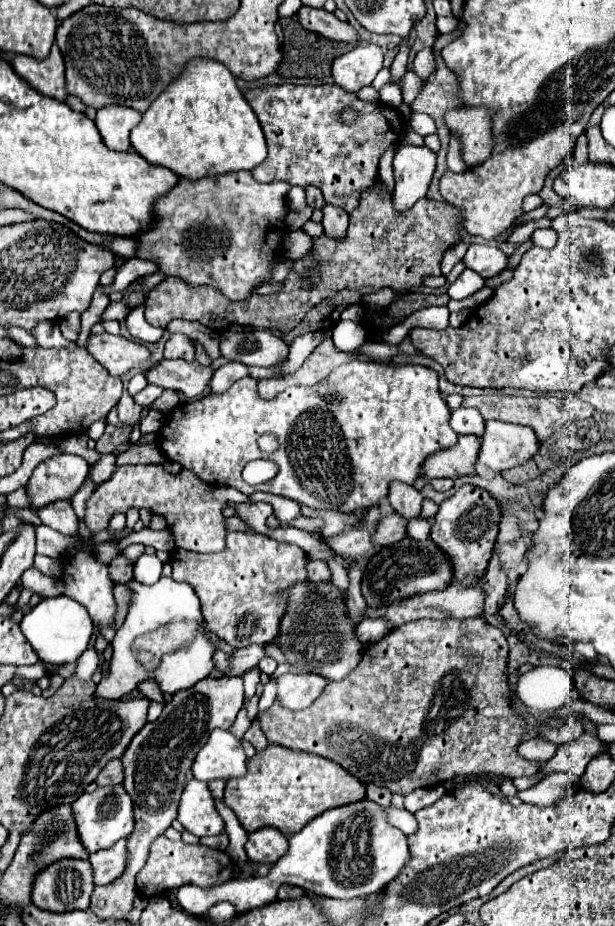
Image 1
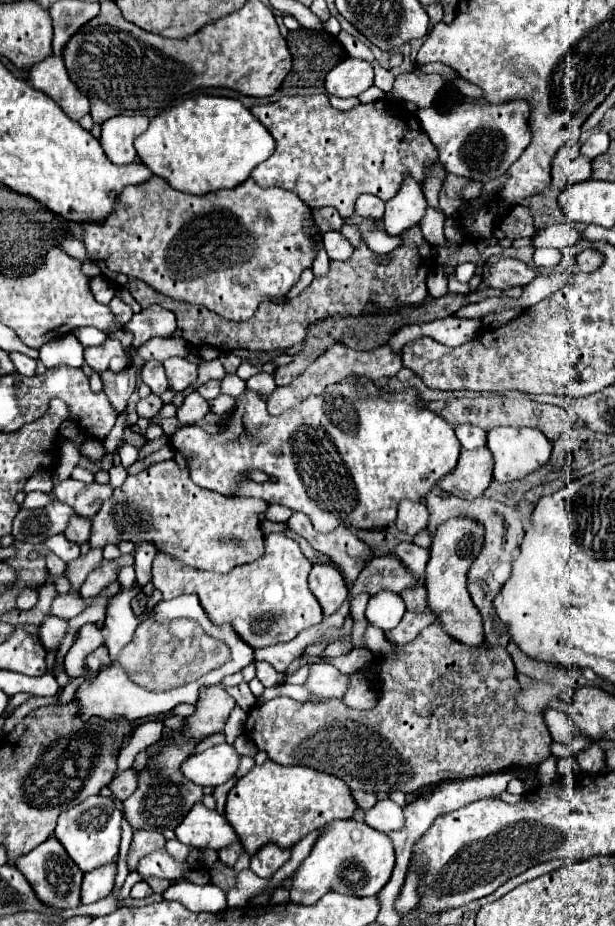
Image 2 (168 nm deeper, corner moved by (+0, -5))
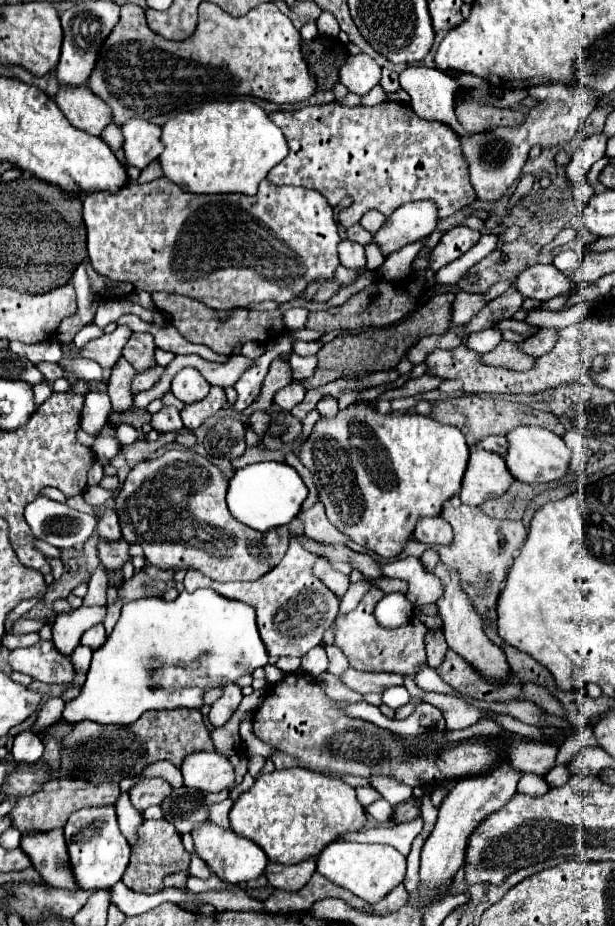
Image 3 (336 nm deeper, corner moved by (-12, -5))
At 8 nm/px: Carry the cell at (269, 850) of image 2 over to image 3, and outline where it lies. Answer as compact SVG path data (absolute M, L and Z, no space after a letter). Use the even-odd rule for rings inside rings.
M308 858L300 864L292 864L292 866L270 862L266 868L266 878L278 890L296 892L296 890L304 888L304 884L308 884L308 880L312 878L314 872L316 872L316 860L314 858Z

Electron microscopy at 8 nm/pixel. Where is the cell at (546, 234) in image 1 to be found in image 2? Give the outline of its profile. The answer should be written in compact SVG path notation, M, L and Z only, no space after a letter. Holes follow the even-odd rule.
M536 248L536 252L534 252L534 262L538 268L554 266L560 260L562 260L562 252L556 248Z

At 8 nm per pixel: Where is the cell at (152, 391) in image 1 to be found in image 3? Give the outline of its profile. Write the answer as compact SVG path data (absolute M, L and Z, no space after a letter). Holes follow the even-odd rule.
M164 406L160 412L156 412L152 416L152 428L160 434L166 432L180 432L182 430L182 418L180 412L174 406Z

